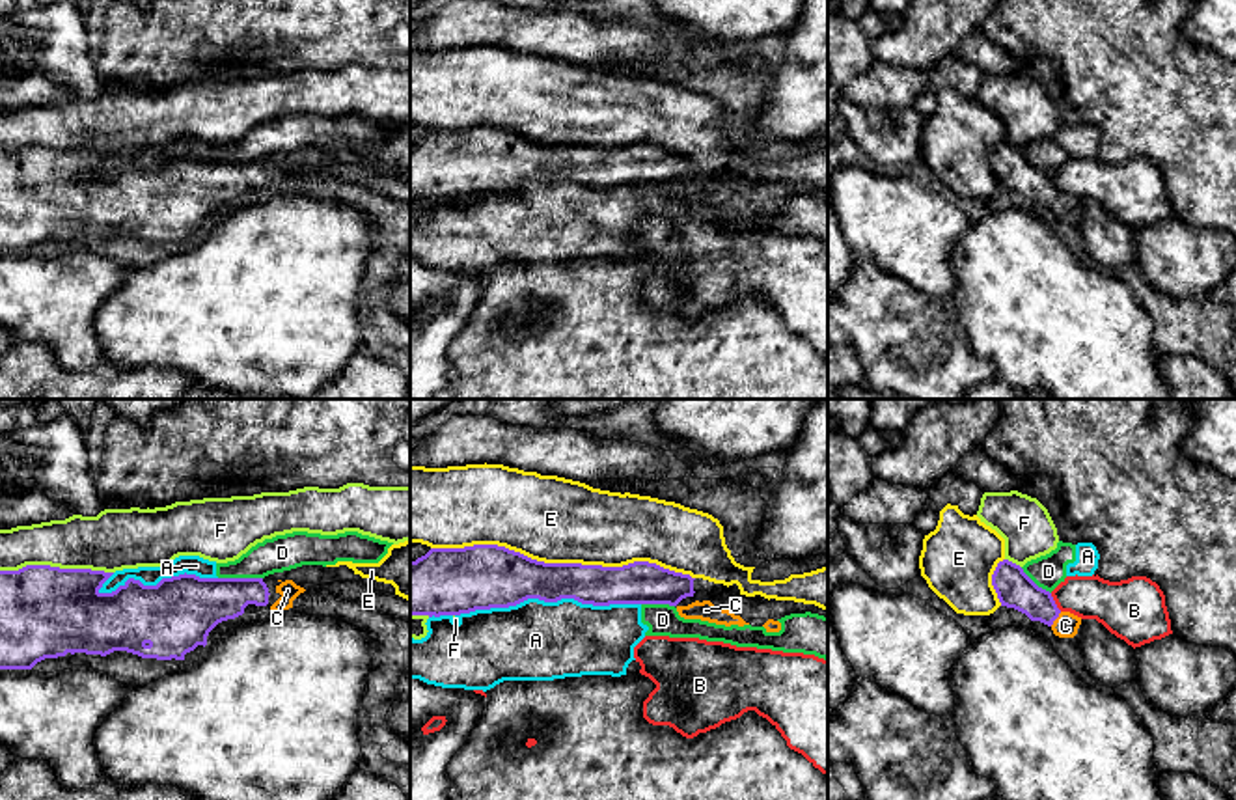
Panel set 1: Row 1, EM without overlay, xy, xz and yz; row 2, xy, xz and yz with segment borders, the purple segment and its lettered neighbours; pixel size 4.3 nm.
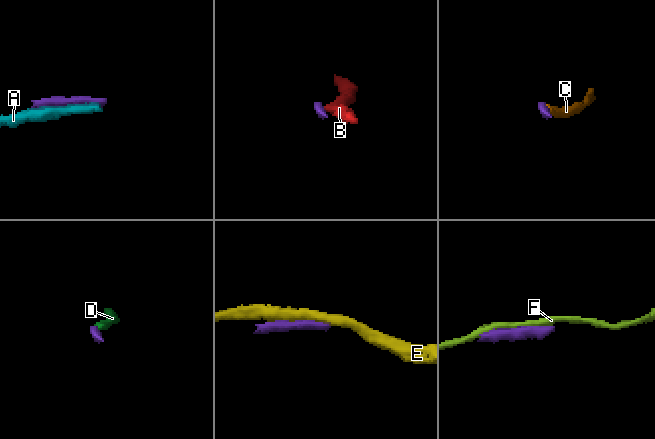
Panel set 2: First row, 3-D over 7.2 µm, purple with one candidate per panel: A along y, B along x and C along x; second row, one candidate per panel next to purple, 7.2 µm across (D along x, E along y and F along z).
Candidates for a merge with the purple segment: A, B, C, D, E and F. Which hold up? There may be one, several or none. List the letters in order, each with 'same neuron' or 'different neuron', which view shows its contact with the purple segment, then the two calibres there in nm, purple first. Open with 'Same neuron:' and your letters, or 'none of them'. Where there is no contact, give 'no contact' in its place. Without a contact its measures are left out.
Same neuron: C
A: different neuron | xz | 280/340 nm
B: different neuron | yz | 160/190 nm
C: same neuron | yz | 160/100 nm
D: different neuron | xy | 260/160 nm
E: different neuron | xz | 240/380 nm
F: different neuron | xy | 400/240 nm

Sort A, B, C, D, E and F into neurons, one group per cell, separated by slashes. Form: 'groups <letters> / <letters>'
groups A D / B / C / E / F

